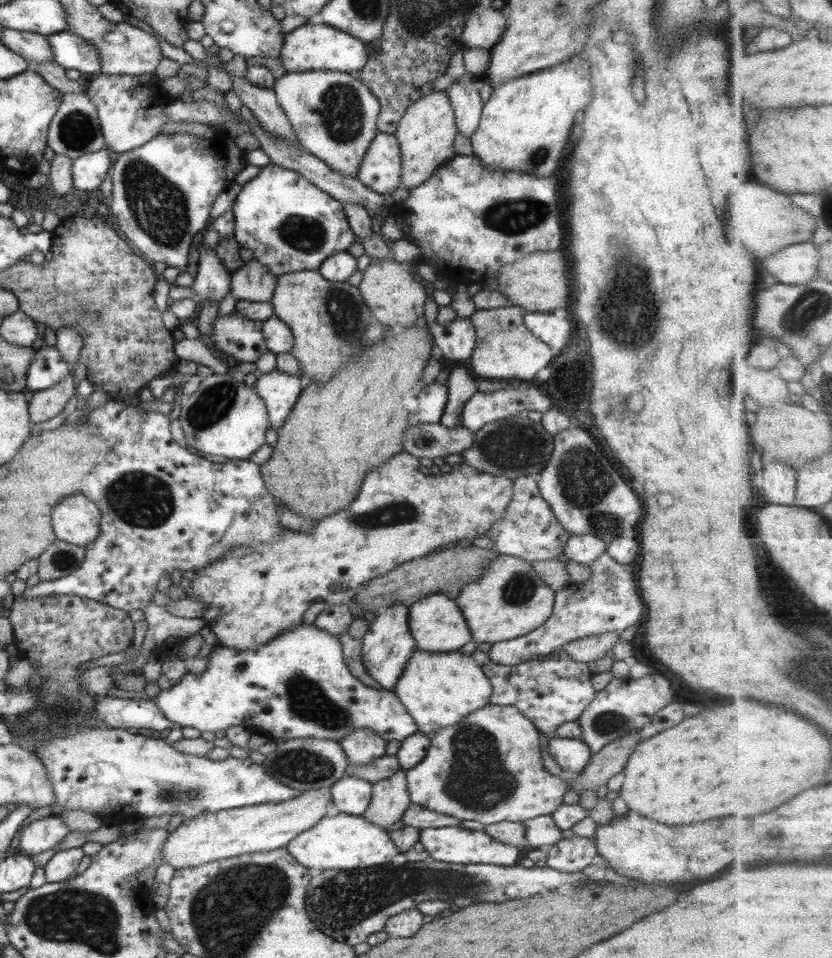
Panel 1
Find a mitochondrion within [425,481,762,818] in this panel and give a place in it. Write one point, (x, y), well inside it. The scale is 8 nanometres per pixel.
(477, 780)

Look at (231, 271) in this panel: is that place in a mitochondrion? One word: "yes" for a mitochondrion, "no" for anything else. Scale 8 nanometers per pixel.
no

